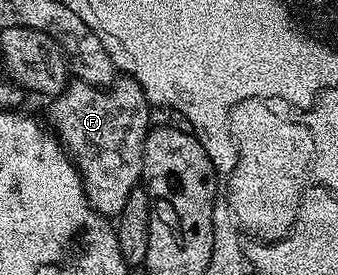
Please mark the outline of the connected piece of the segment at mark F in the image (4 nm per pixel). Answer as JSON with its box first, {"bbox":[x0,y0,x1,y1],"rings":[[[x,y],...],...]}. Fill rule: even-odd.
{"bbox":[46,76,153,216],"rings":[[[126,76],[116,77],[114,83],[106,88],[71,80],[60,94],[54,95],[48,102],[51,103],[47,106],[46,125],[50,127],[75,167],[79,169],[79,174],[83,177],[85,196],[91,201],[92,208],[104,216],[117,216],[121,208],[125,208],[129,192],[137,189],[141,182],[143,142],[152,125],[151,113],[153,113],[145,92],[132,78]]]}

